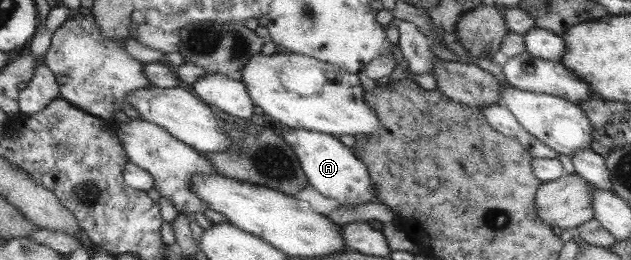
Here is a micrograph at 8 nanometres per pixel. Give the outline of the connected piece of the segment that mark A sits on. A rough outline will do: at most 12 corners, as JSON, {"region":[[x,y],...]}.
{"region":[[290,129],[307,183],[358,205],[375,197],[366,166],[334,136]]}

